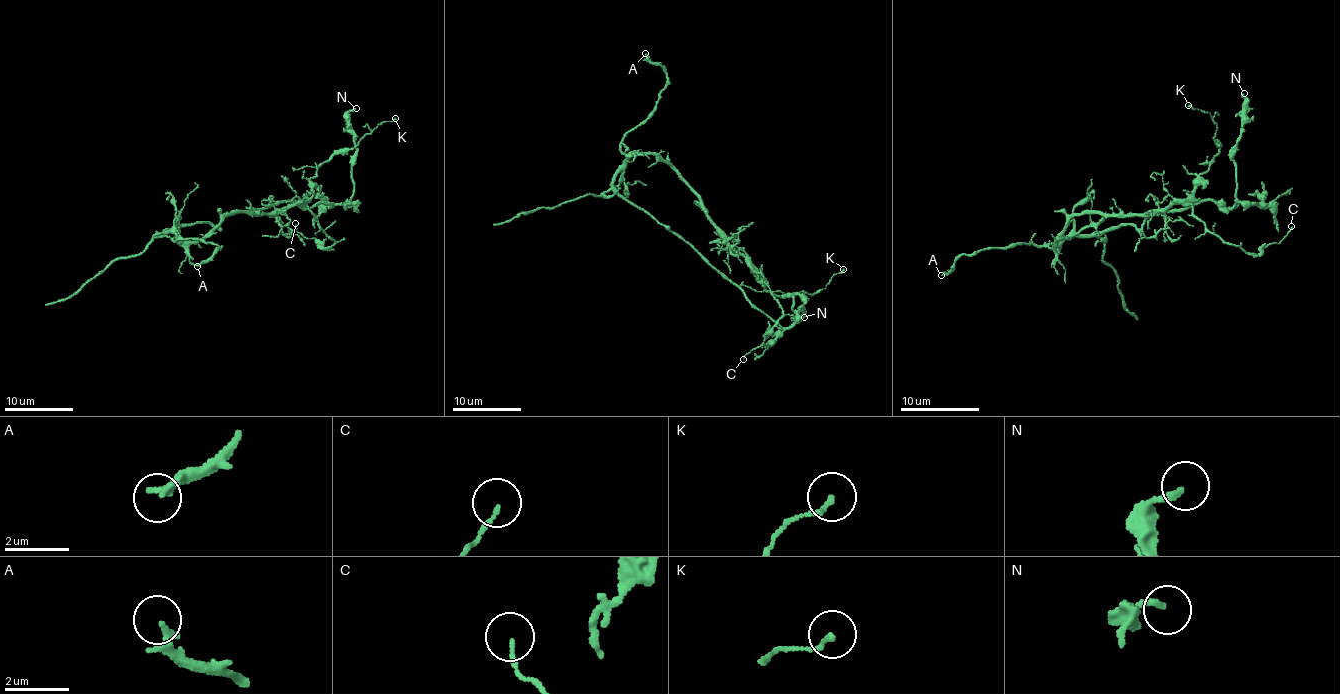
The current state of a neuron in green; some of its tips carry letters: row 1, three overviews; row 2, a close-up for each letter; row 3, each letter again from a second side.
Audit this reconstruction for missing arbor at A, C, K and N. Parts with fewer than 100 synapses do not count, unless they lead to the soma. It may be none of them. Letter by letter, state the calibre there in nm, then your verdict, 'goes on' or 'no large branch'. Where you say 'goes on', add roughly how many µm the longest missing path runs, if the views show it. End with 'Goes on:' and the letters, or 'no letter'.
A: 240 nm thick; no large branch
C: 130 nm thick; no large branch
K: 150 nm thick; no large branch
N: 190 nm thick; no large branch
Goes on: no letter

